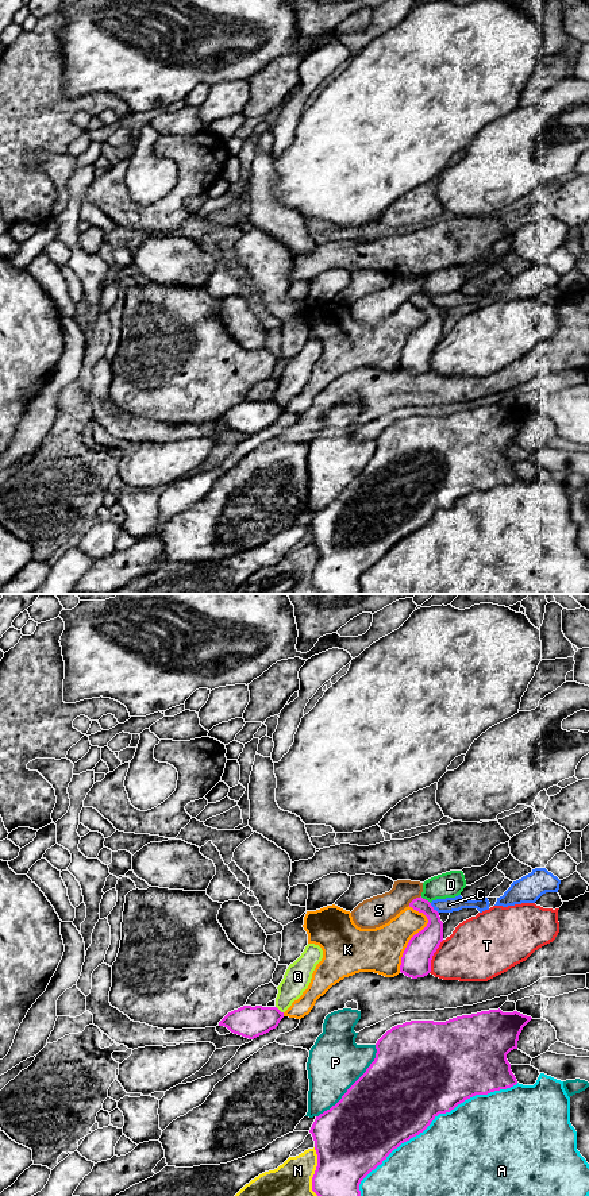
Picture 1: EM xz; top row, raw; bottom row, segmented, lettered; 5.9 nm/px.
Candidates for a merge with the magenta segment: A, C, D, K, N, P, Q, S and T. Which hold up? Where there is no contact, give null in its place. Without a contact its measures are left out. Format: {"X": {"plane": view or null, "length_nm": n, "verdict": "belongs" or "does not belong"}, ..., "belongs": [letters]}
{"A": {"plane": "xz", "length_nm": 1150, "verdict": "does not belong"}, "C": {"plane": "xz", "length_nm": 80, "verdict": "does not belong"}, "D": {"plane": "xz", "length_nm": 80, "verdict": "does not belong"}, "K": {"plane": "xz", "length_nm": 400, "verdict": "does not belong"}, "N": {"plane": "xz", "length_nm": 300, "verdict": "does not belong"}, "P": {"plane": "xz", "length_nm": 550, "verdict": "does not belong"}, "Q": {"plane": "xz", "length_nm": 60, "verdict": "does not belong"}, "S": {"plane": "xz", "length_nm": 100, "verdict": "does not belong"}, "T": {"plane": "xz", "length_nm": 220, "verdict": "does not belong"}, "belongs": []}

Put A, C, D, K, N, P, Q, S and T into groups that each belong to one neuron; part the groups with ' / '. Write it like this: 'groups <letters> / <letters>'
groups A / C / D / K / N / P / Q / S / T

